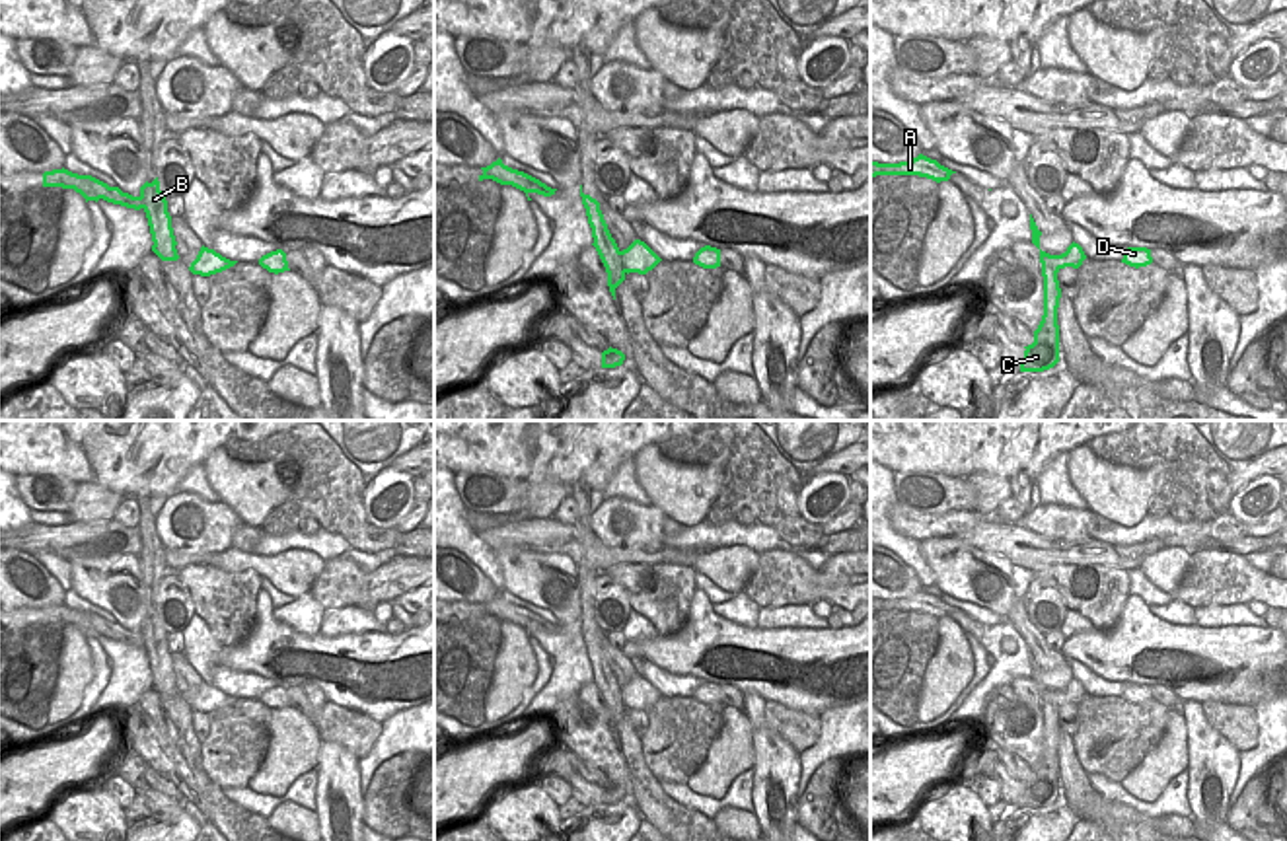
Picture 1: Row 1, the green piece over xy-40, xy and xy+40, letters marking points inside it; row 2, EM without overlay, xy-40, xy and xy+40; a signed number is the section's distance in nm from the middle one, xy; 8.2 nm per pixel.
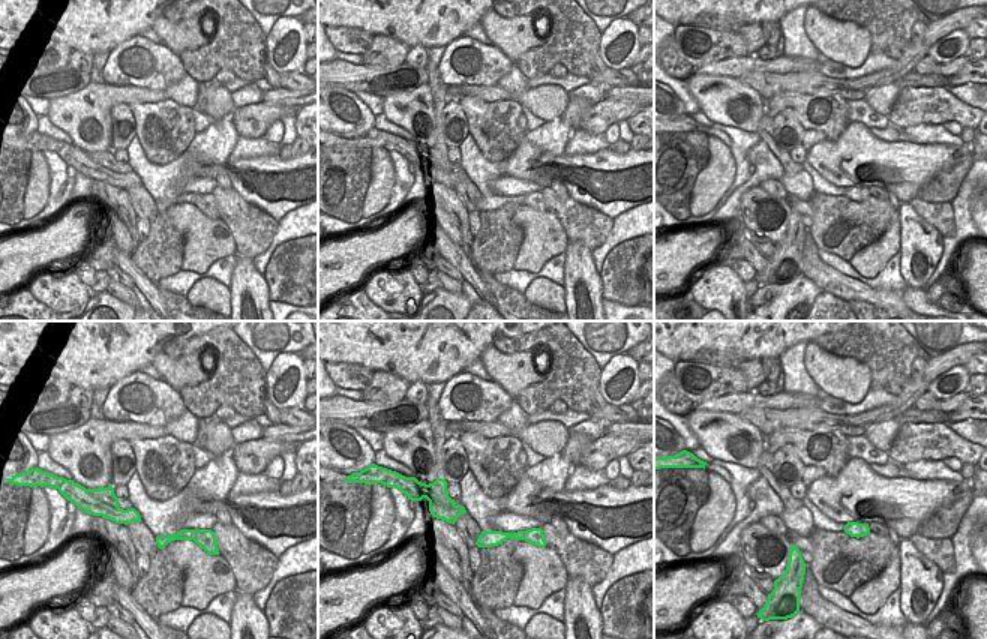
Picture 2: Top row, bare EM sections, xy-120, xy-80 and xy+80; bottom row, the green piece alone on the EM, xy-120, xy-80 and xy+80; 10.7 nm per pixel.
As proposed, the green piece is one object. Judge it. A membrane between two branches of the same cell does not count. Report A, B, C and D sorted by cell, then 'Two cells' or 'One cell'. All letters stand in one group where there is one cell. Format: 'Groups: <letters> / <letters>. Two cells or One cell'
Groups: A D / B C. Two cells

